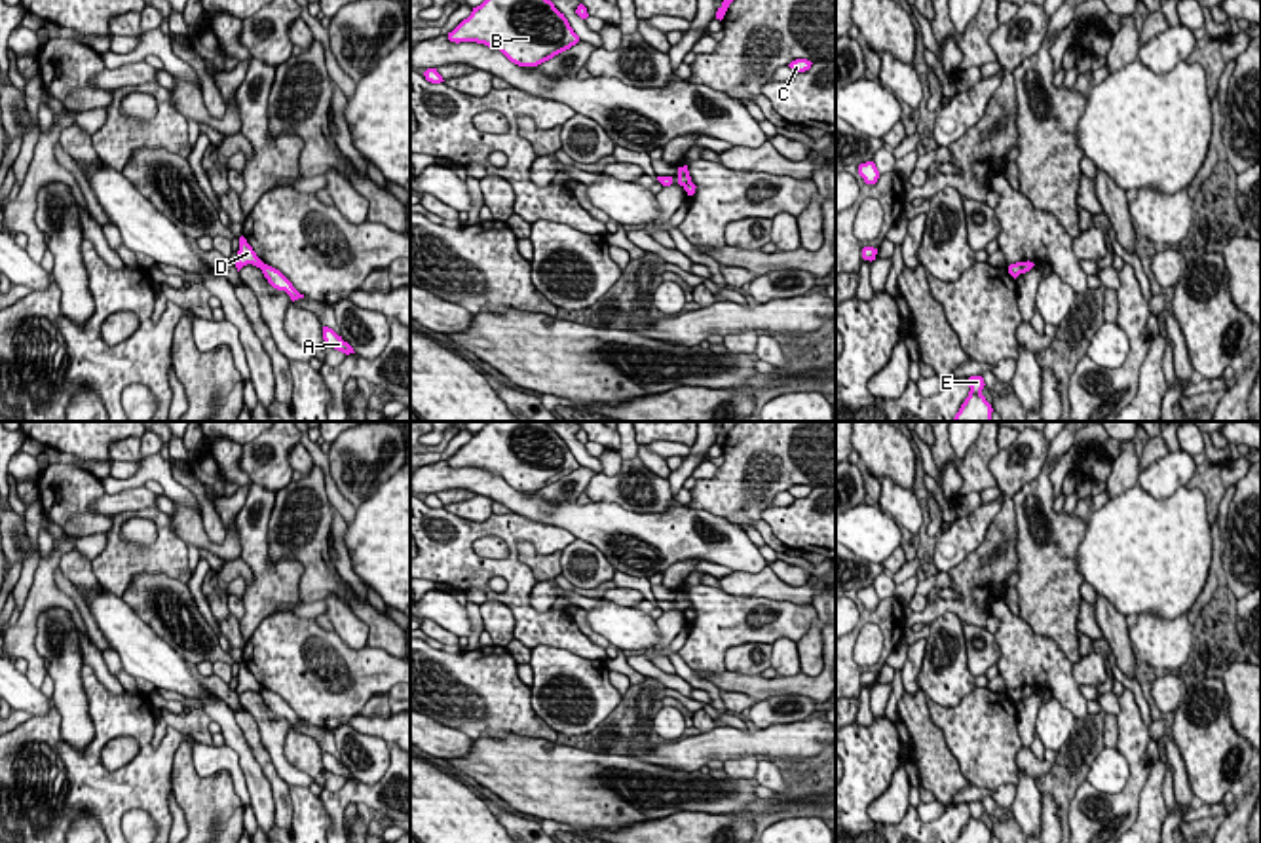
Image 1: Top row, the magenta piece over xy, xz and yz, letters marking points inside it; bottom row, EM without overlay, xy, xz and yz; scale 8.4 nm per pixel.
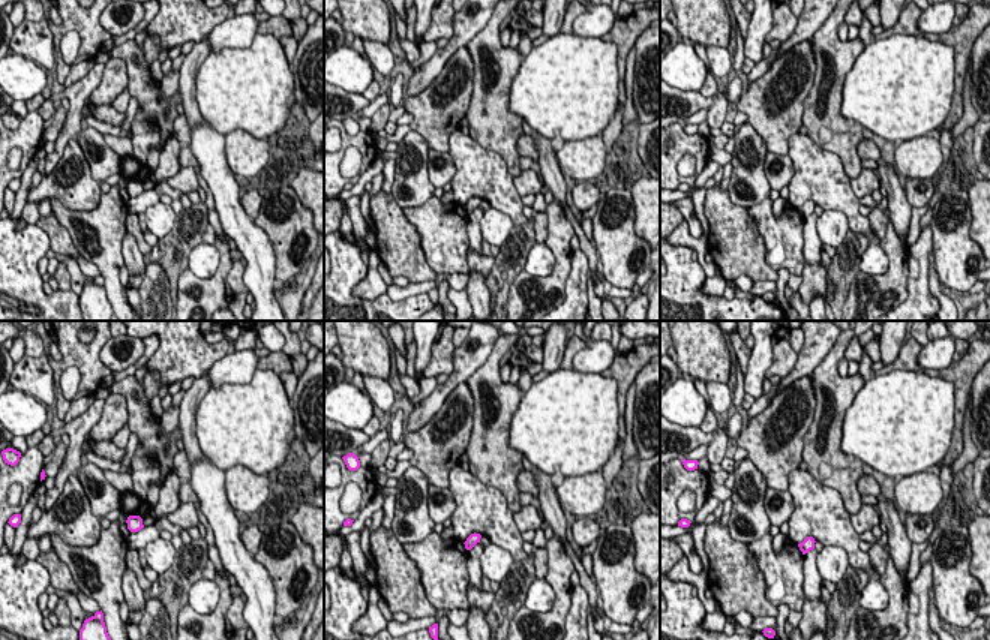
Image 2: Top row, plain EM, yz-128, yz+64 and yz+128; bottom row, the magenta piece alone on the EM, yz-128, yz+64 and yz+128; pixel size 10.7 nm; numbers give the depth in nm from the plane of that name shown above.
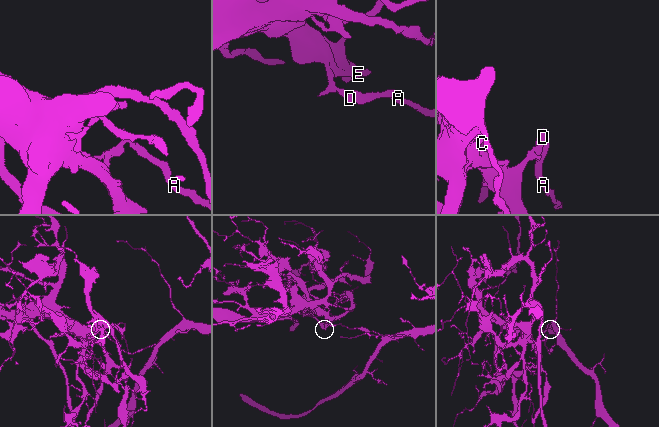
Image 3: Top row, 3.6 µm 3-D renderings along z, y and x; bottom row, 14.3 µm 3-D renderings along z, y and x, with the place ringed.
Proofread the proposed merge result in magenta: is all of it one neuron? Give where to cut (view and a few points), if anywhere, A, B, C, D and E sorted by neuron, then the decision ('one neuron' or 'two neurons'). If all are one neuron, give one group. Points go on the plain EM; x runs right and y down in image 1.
cut xy (263, 688), (261, 693); groups A / B C D E; two neurons

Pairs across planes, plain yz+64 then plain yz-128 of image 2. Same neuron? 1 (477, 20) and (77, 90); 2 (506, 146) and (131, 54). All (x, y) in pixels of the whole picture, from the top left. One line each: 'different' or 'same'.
1: same
2: same

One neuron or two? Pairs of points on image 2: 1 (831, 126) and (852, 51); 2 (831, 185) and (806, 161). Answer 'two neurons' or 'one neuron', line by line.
1: one neuron
2: one neuron

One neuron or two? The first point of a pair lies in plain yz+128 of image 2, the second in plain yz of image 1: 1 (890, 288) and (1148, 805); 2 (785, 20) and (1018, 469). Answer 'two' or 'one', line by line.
1: two
2: two

